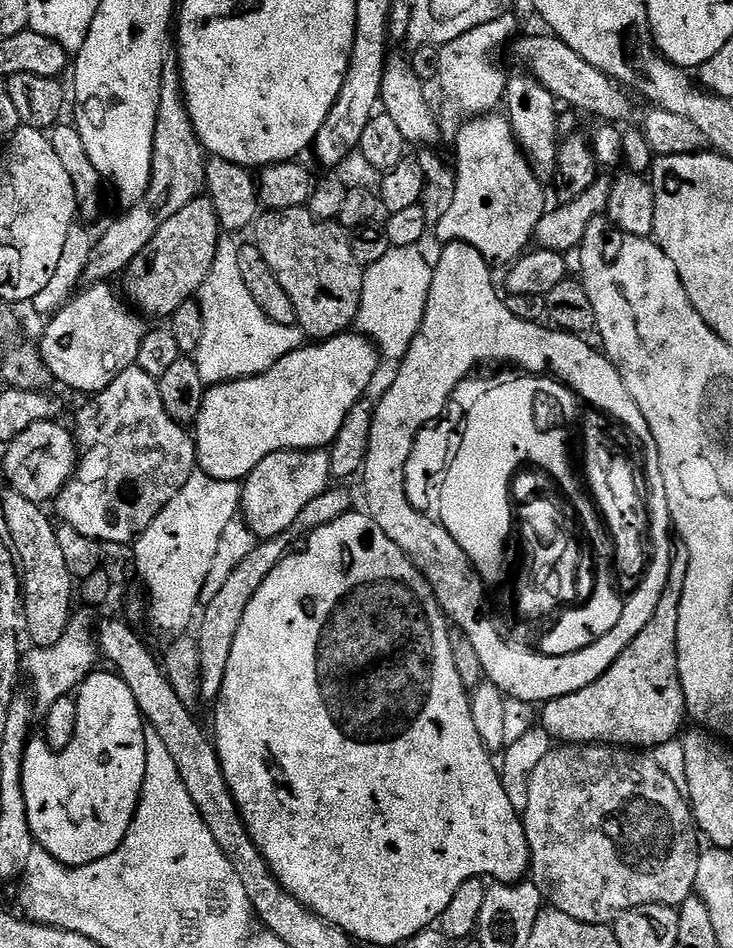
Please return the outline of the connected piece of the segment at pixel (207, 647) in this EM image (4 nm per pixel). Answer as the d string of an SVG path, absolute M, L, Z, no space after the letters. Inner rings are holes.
M329 490L323 492L314 502L310 502L302 509L302 514L294 518L294 526L290 526L280 536L275 536L269 540L260 540L256 549L244 559L238 570L226 578L226 583L222 585L222 590L214 594L203 605L200 616L200 633L194 636L198 654L200 655L200 698L201 701L215 701L222 690L222 682L226 676L226 662L230 662L230 650L234 646L234 634L238 634L238 626L242 622L242 614L246 614L246 606L250 606L250 598L258 594L258 586L282 562L290 555L288 544L299 545L305 538L311 536L314 530L334 522L334 518L342 518L347 512L353 511L352 496L348 492L335 492Z

